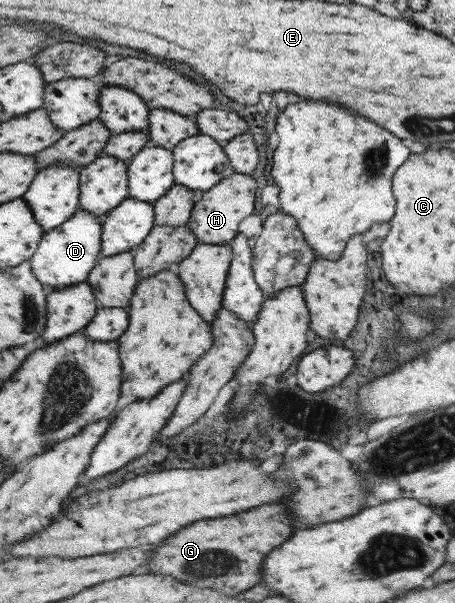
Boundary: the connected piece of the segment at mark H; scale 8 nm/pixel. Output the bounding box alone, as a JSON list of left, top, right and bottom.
[189,172,257,245]

